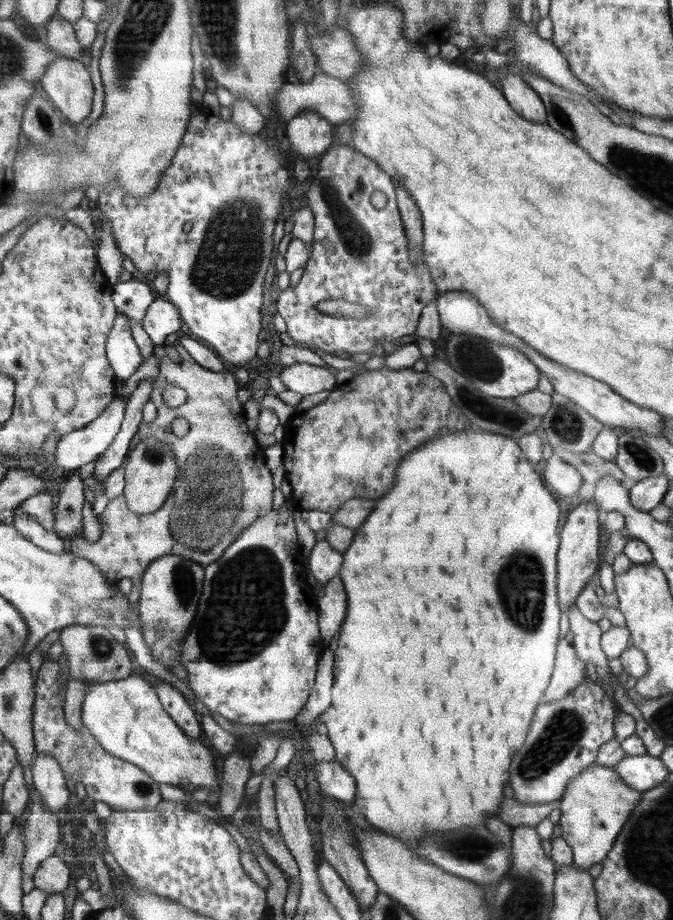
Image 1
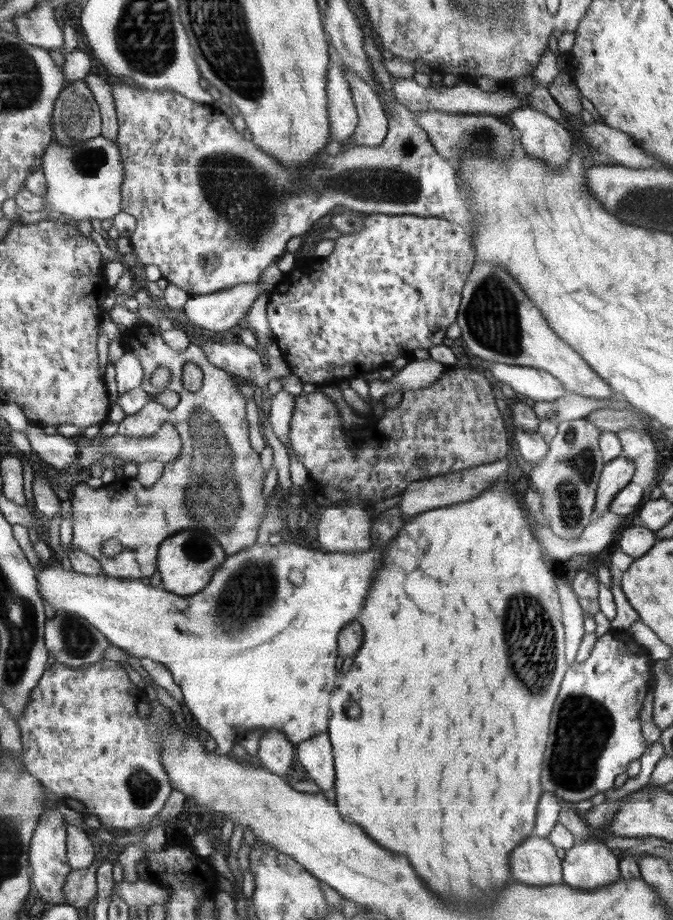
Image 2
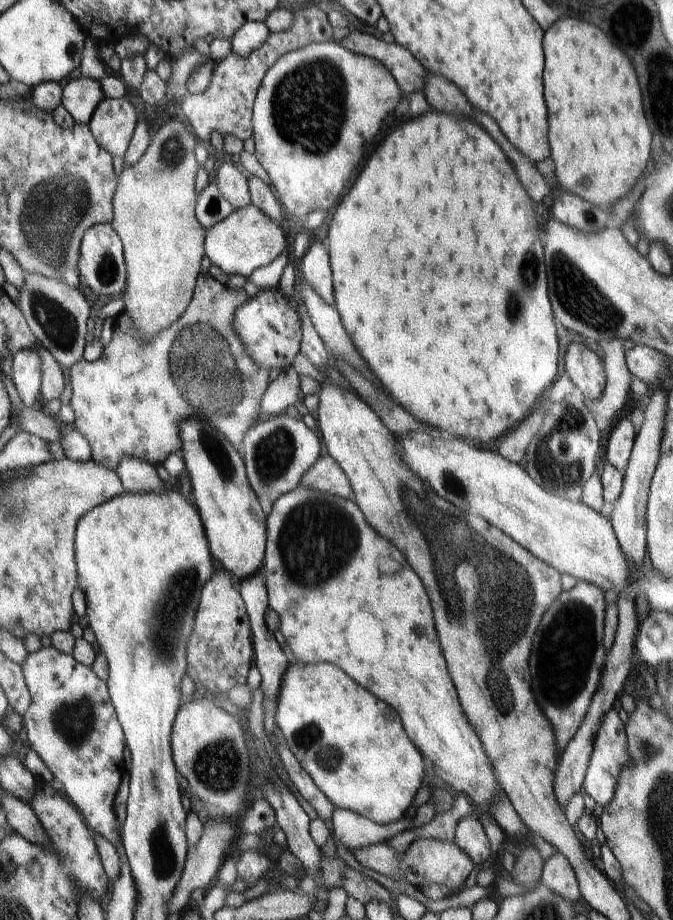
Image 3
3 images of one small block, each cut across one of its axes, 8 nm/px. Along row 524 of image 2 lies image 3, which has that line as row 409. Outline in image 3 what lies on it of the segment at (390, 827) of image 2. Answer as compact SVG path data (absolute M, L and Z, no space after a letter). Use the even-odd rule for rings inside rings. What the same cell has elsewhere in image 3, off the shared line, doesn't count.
M431 109L428 114L396 128L366 162L360 180L356 182L356 186L332 218L332 222L340 226L328 226L328 254L333 278L334 307L352 344L356 347L356 352L367 362L367 367L373 372L385 393L418 422L428 426L435 433L444 436L448 434L446 437L463 439L481 447L500 438L502 434L505 436L510 428L514 428L526 418L536 398L554 384L558 374L560 352L556 324L548 300L544 248L540 242L536 210L530 196L520 186L515 169L500 150L500 146L488 136L488 132L476 120L452 113L432 112Z

